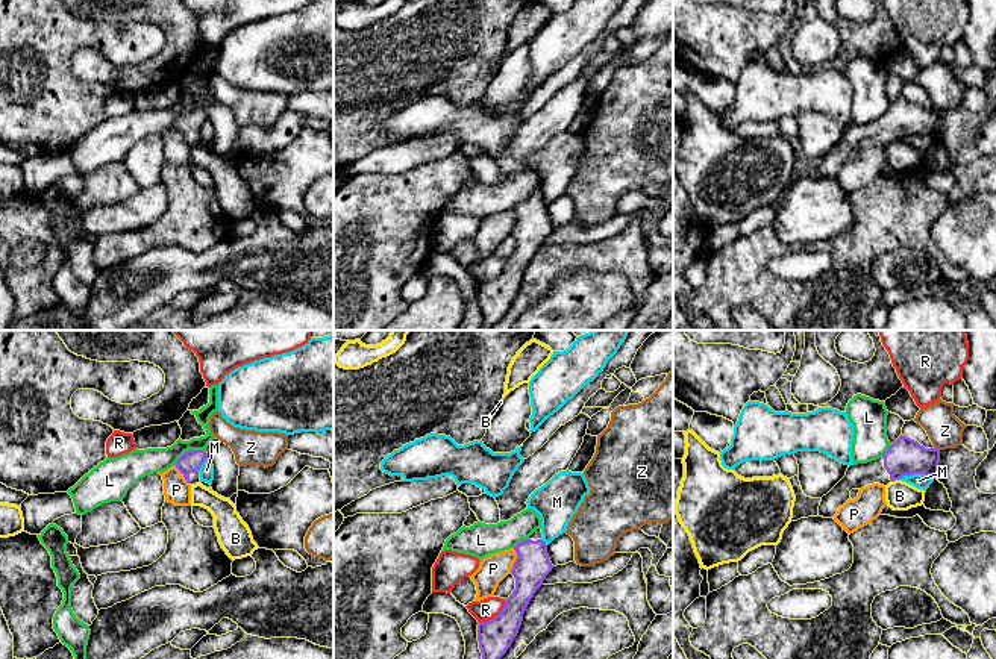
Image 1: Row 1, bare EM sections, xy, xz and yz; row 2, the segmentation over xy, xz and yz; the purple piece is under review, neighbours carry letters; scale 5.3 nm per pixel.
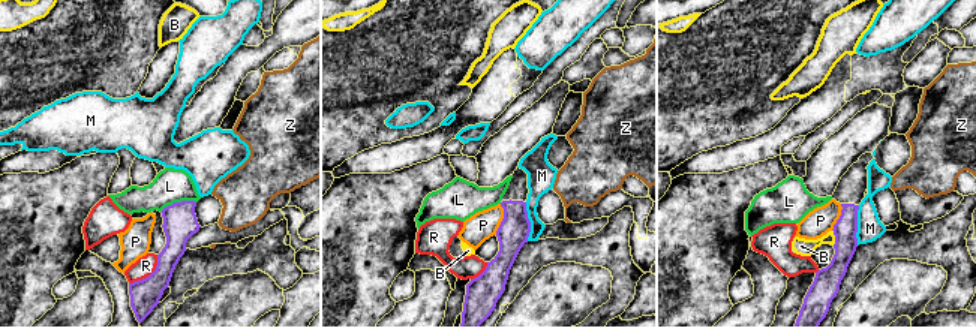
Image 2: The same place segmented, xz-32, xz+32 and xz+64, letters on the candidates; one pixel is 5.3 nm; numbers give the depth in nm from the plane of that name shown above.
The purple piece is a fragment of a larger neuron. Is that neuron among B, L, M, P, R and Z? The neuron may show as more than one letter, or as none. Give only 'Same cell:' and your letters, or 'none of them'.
Same cell: none of them

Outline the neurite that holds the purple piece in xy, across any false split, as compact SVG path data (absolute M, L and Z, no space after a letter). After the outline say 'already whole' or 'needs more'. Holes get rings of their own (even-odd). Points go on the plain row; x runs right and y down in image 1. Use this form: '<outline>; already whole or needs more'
M188 111L176 123L176 129L182 133L189 145L200 142L200 127L208 120L205 111Z; needs more

